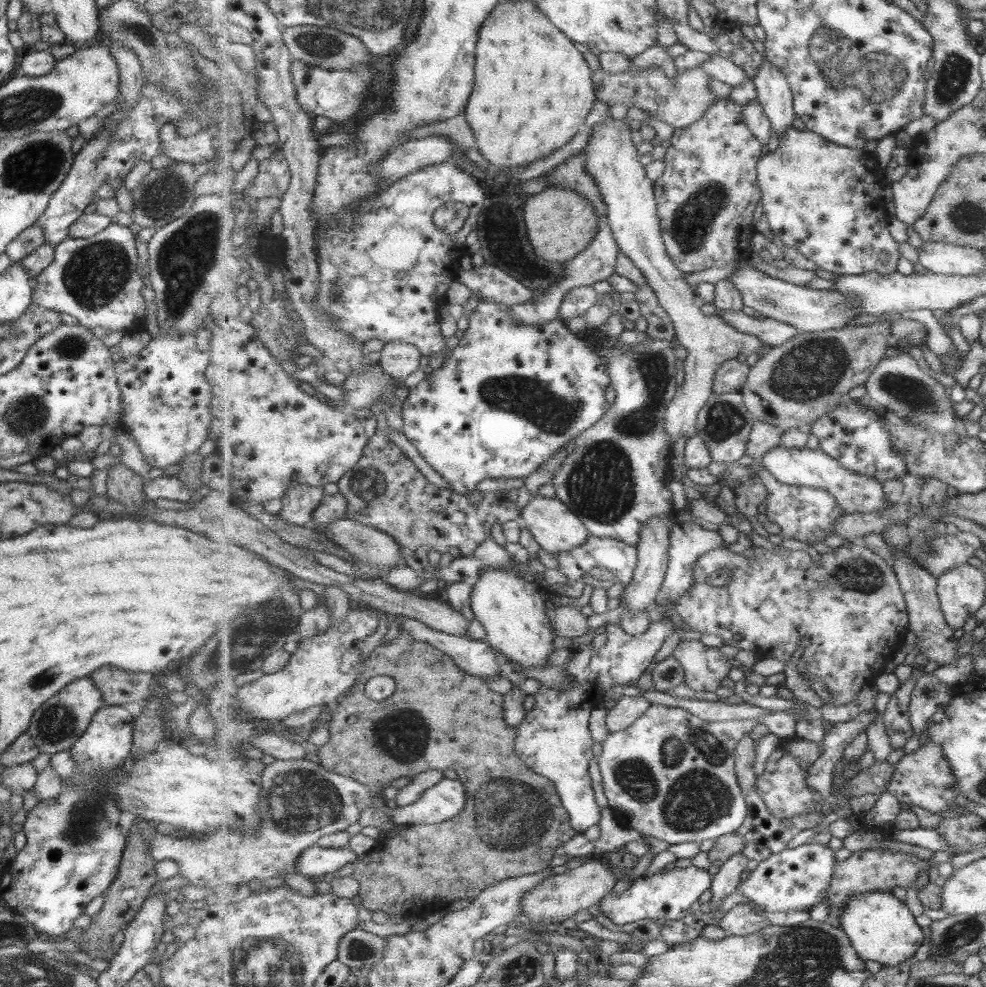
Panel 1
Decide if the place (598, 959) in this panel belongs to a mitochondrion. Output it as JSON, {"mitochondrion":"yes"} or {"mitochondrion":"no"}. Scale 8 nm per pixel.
{"mitochondrion":"no"}

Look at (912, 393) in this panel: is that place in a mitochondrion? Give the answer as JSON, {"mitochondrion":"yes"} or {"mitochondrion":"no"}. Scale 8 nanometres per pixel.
{"mitochondrion":"yes"}

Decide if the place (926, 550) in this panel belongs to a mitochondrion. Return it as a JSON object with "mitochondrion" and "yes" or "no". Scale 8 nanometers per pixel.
{"mitochondrion":"yes"}

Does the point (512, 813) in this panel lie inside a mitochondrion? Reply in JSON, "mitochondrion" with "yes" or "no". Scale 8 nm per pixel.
{"mitochondrion":"yes"}

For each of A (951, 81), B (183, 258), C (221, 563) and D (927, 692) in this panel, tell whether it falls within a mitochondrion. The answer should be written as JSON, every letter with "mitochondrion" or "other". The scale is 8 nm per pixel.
{"A":"mitochondrion","B":"mitochondrion","C":"other","D":"other"}

